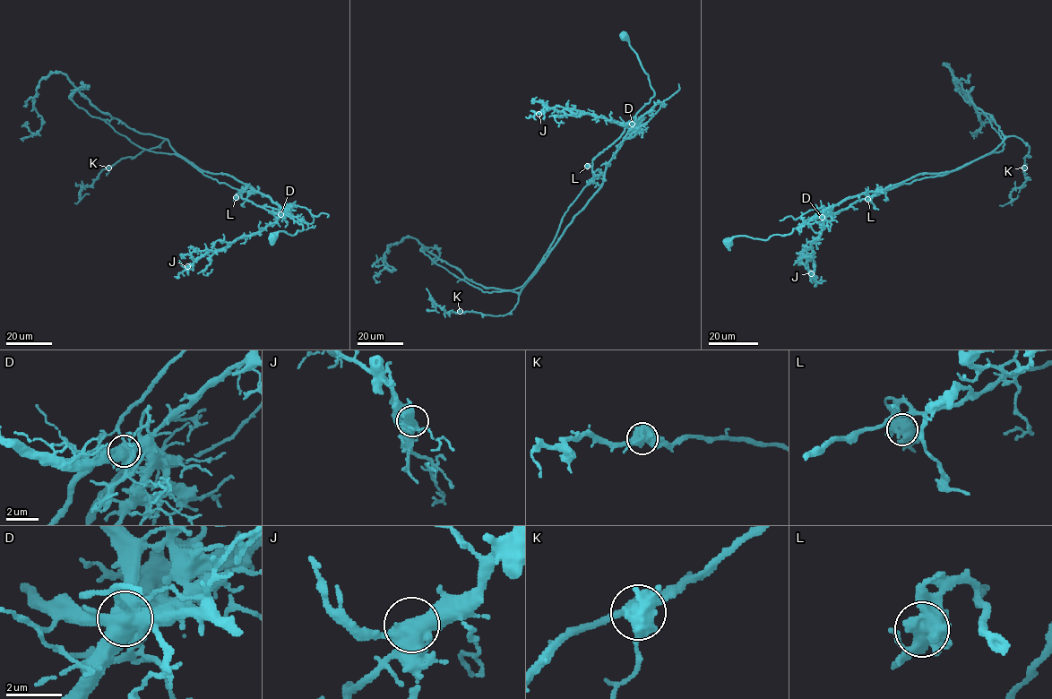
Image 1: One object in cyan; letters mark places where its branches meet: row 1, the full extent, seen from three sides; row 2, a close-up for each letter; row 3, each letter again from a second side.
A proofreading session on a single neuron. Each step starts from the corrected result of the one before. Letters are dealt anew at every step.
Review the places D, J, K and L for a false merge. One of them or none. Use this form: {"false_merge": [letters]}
{"false_merge": ["D"]}

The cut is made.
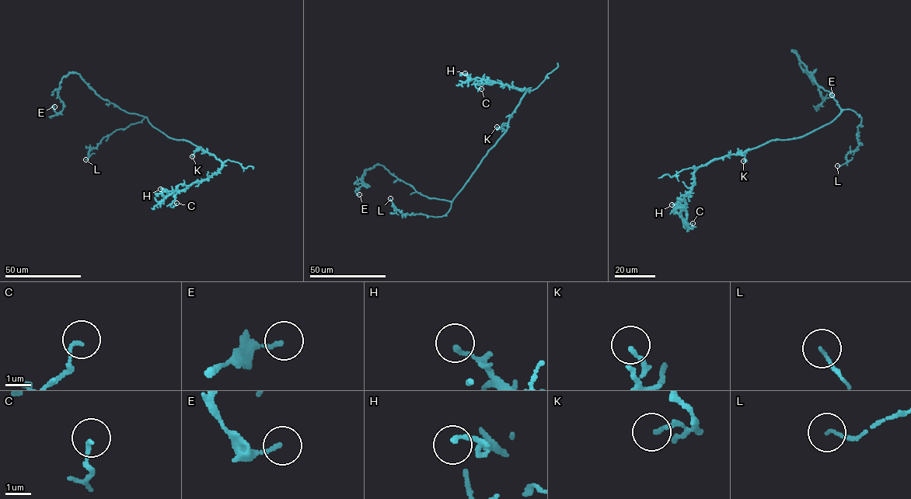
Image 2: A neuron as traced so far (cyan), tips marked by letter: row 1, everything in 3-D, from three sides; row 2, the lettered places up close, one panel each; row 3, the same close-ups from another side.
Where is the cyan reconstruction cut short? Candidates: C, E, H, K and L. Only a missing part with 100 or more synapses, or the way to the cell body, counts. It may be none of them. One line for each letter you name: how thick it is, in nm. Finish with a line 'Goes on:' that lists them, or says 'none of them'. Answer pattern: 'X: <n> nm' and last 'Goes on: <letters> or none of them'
Goes on: none of them

